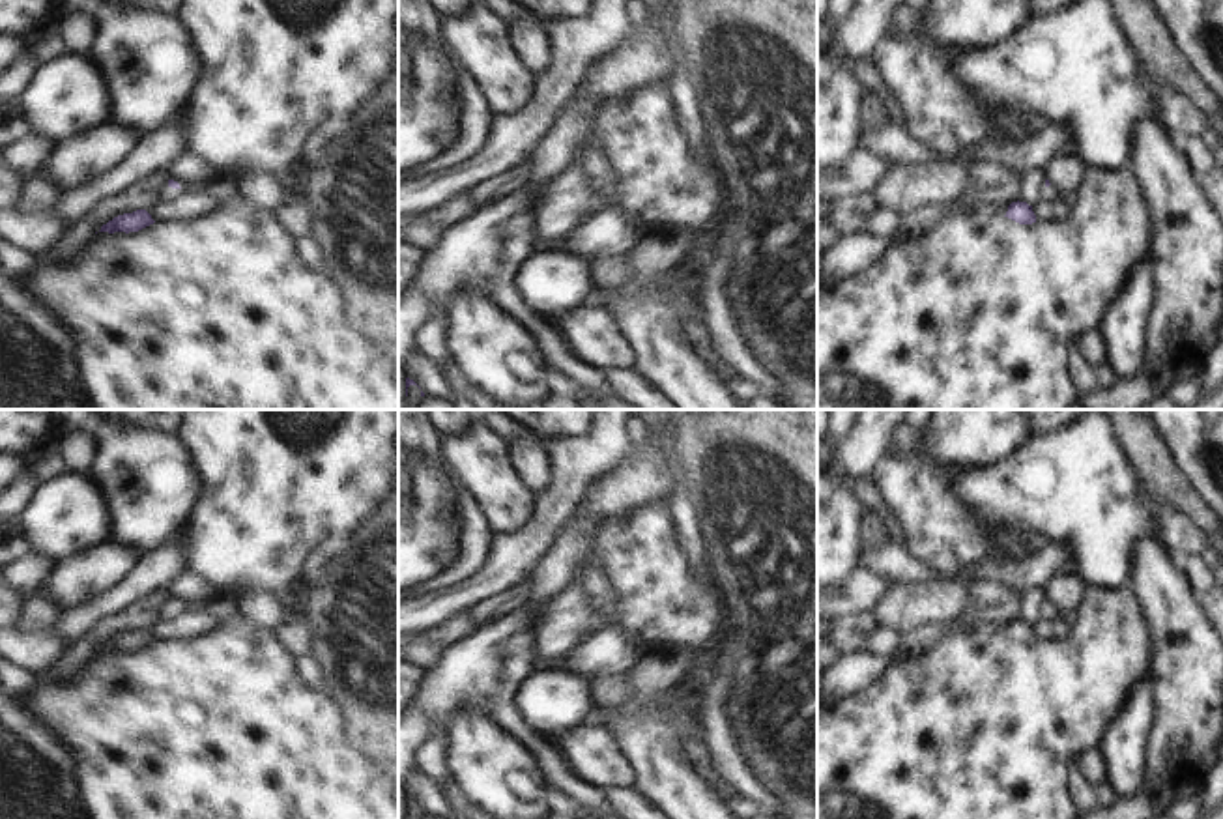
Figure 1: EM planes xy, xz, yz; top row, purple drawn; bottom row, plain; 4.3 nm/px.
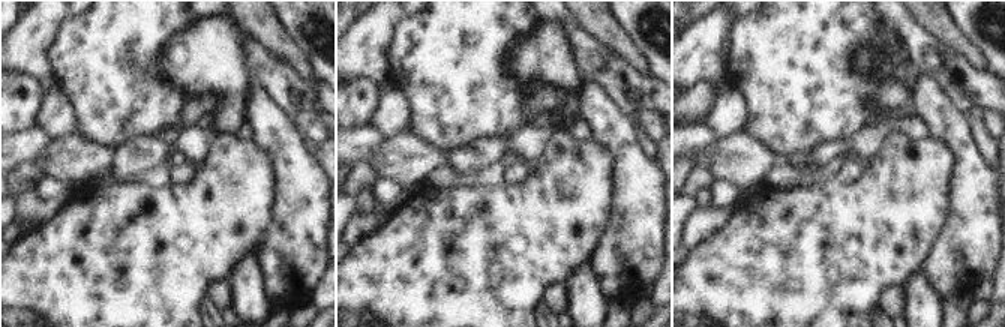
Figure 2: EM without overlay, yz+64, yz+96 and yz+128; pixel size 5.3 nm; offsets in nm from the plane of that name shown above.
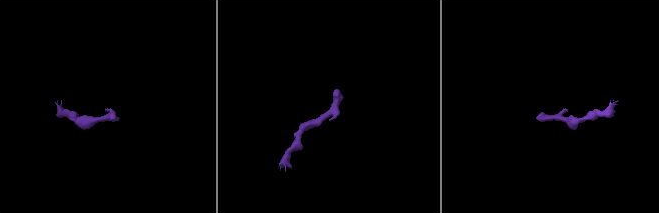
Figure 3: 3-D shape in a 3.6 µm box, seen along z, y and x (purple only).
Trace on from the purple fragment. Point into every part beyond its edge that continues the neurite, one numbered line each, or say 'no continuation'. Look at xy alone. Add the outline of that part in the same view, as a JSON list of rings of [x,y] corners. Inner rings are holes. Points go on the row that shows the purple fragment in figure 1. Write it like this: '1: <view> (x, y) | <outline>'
no continuation

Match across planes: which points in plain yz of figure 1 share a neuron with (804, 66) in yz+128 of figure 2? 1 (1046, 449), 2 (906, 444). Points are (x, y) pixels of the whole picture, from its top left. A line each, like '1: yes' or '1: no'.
1: no
2: no

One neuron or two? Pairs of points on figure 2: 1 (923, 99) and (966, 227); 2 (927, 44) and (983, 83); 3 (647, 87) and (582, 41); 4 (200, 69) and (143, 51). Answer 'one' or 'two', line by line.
1: one
2: one
3: one
4: two

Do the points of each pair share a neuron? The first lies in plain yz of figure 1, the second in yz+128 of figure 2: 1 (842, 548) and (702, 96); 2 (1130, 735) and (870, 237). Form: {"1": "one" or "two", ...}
{"1": "one", "2": "two"}

